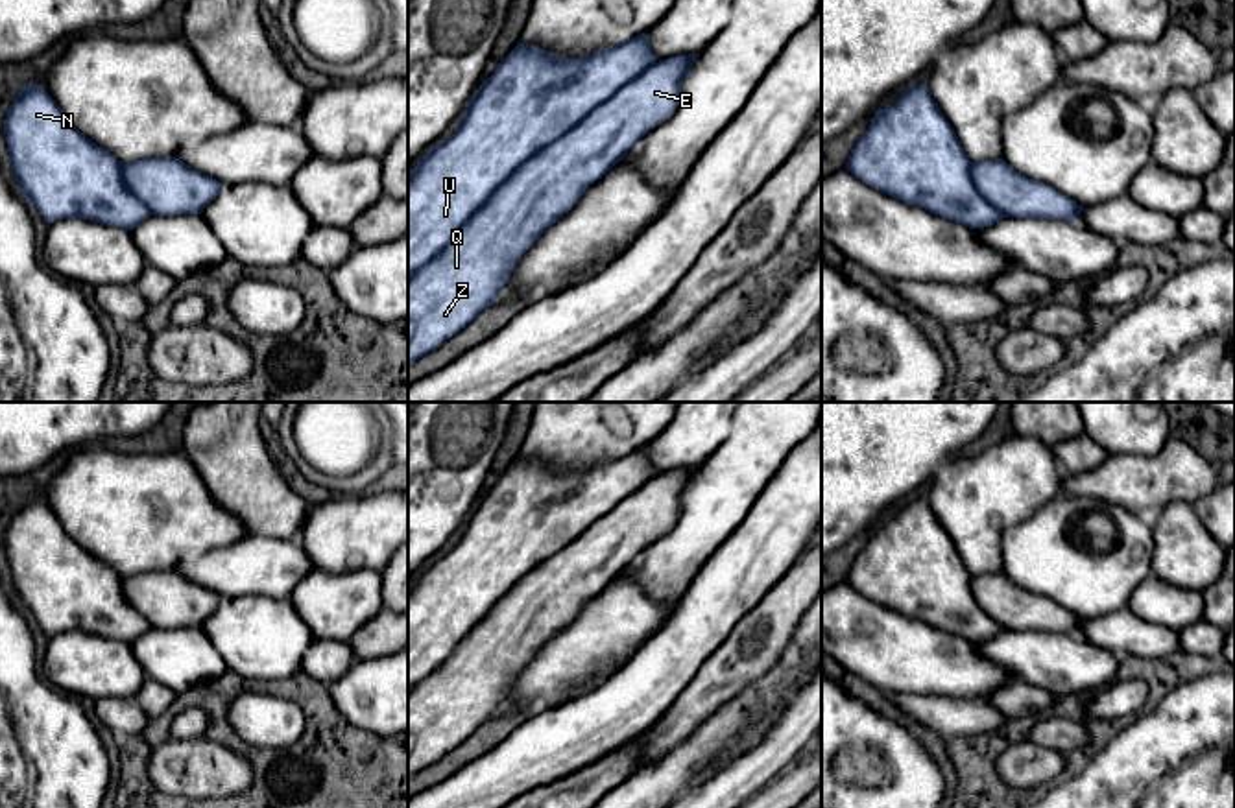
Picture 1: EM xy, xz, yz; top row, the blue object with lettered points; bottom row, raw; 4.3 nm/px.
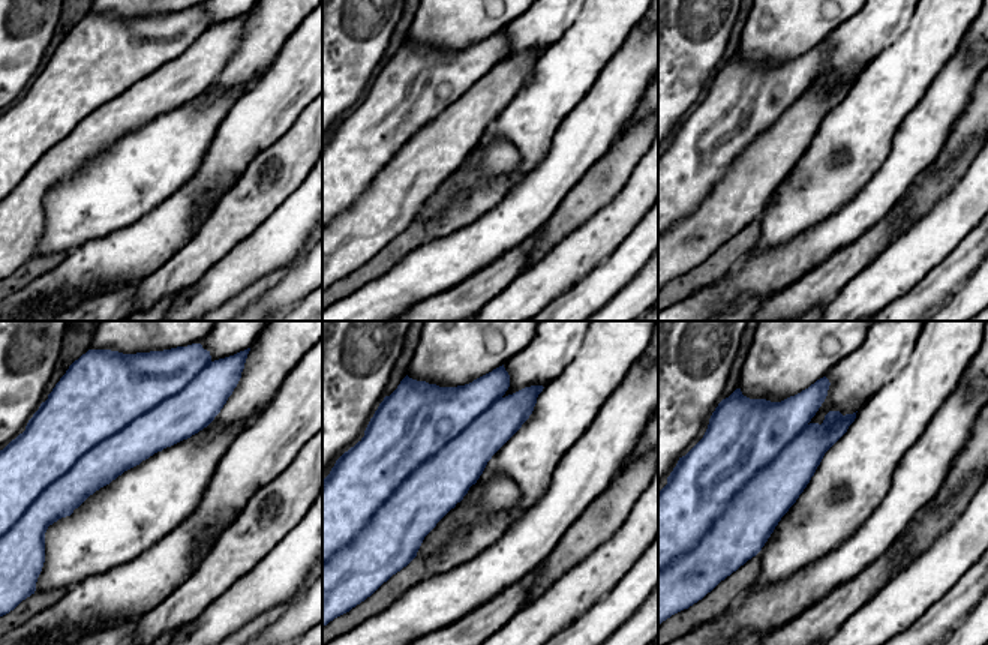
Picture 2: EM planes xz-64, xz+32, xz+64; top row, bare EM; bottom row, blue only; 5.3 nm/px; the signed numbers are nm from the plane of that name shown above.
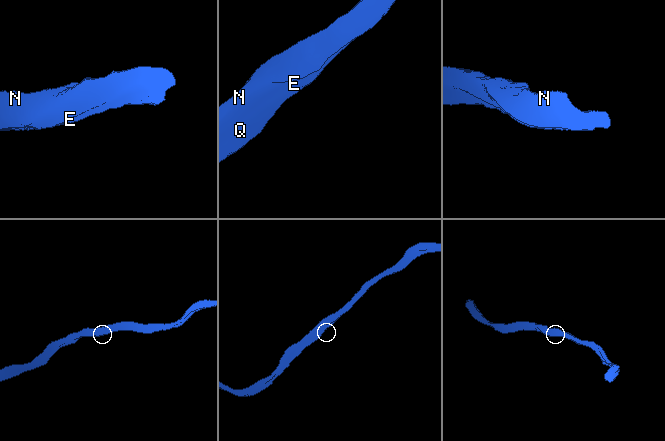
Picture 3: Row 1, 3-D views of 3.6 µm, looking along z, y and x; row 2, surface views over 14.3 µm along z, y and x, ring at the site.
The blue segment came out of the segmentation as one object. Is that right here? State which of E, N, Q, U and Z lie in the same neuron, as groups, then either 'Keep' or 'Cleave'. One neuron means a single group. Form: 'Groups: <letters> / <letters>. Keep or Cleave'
Groups: E Q Z / N U. Cleave

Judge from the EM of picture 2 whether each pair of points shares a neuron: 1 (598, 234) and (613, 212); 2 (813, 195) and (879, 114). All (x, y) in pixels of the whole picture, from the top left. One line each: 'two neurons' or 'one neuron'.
1: one neuron
2: one neuron

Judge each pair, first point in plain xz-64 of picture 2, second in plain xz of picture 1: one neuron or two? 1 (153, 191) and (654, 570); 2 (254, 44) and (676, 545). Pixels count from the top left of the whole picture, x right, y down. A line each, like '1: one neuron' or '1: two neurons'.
1: two neurons
2: one neuron

